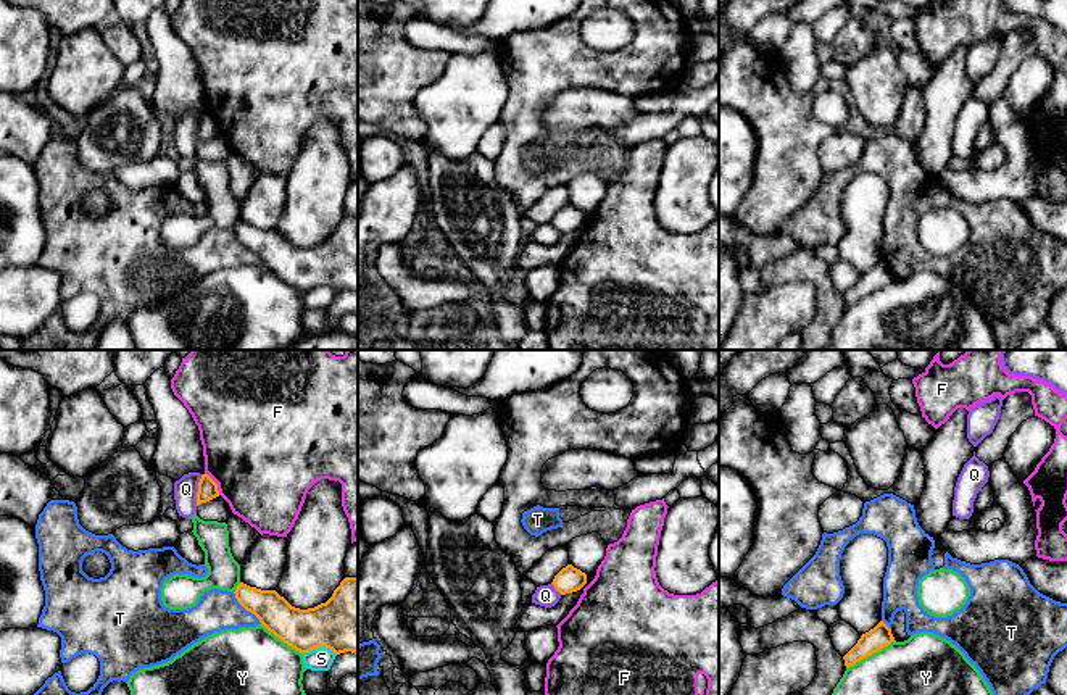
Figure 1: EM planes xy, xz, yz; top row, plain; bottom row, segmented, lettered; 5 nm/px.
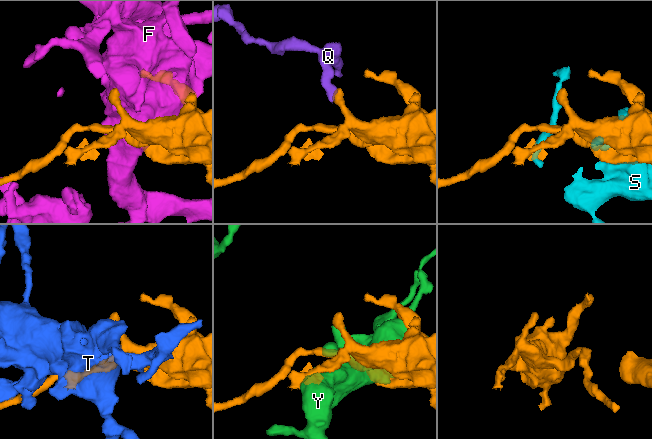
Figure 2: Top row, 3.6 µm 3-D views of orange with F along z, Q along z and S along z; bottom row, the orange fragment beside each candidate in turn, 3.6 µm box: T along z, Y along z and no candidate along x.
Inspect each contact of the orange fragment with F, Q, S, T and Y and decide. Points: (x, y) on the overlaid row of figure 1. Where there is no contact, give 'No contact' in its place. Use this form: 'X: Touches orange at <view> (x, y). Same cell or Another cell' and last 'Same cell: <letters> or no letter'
F: Touches orange at xy (216, 484). Another cell
Q: Touches orange at xy (199, 491). Another cell
S: Touches orange at xy (319, 645). Another cell
T: Touches orange at xy (245, 608). Another cell
Y: Touches orange at yz (871, 653). Another cell
Same cell: no letter

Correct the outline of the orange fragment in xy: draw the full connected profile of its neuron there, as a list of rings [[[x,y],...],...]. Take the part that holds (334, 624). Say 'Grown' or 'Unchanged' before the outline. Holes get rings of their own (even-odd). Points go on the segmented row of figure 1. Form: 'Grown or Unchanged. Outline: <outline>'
Unchanged. Outline: [[[358,576],[345,577],[326,603],[308,610],[292,606],[276,590],[243,582],[234,593],[261,626],[303,655],[319,647],[358,655]]]

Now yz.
Unchanged. Outline: [[[880,621],[874,629],[862,634],[857,643],[843,656],[845,666],[854,666],[861,660],[880,651],[895,642],[891,629]]]

